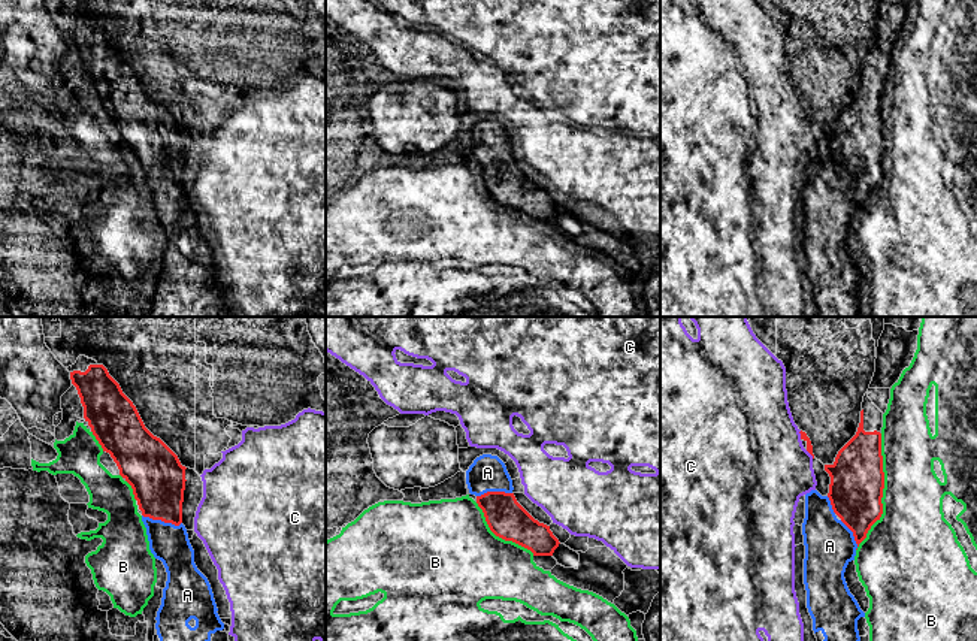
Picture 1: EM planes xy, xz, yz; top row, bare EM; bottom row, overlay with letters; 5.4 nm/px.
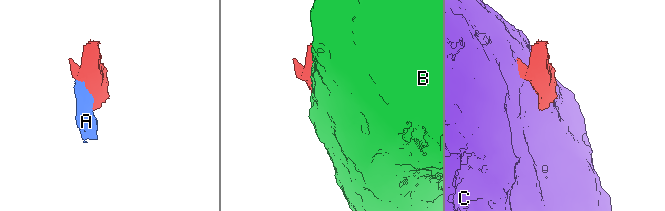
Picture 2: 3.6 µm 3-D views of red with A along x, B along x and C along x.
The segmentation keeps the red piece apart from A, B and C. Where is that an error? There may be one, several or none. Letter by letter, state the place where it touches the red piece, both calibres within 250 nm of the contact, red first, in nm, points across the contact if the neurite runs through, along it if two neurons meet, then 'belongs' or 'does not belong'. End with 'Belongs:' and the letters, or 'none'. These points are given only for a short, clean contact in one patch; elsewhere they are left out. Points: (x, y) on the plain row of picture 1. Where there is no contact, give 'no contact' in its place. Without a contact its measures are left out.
A: meets red in xy at (162, 186); 300 nm thick on the red side, 200 nm on the other; belongs
B: meets red in yz at (882, 157); 280 nm thick on the red side, 360 nm on the other; does not belong
C: meets red in yz at (801, 100); 40 nm thick on the red side, 480 nm on the other; does not belong
Belongs: A

